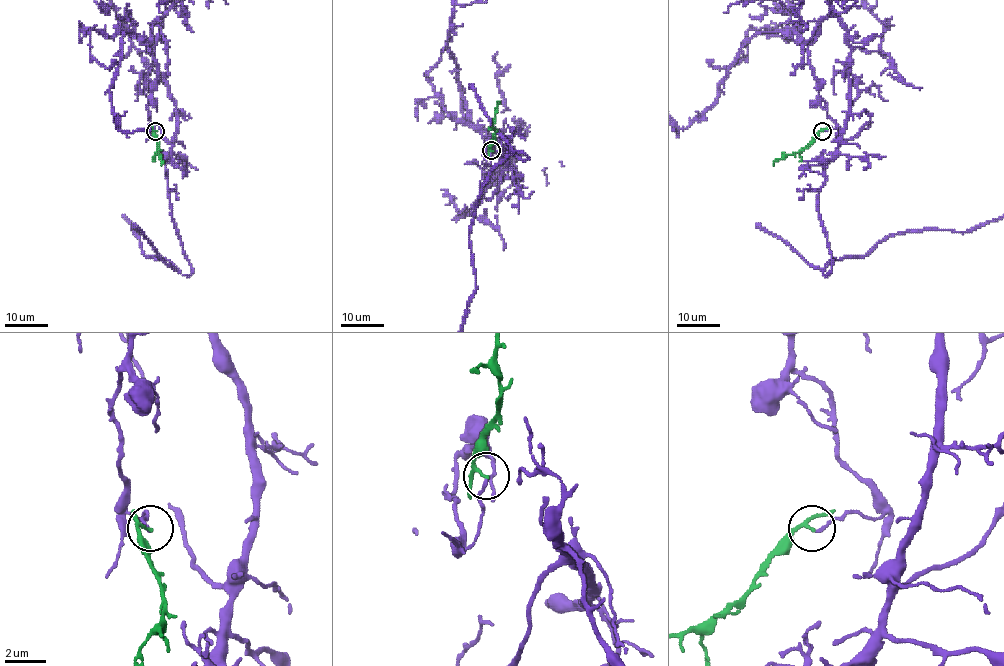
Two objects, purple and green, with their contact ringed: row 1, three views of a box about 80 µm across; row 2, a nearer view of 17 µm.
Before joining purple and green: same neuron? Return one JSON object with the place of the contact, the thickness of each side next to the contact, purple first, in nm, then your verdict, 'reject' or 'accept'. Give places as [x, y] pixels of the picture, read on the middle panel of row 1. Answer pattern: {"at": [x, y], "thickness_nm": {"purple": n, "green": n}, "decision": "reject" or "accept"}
{"at": [491, 150], "thickness_nm": {"purple": 130, "green": 120}, "decision": "reject"}

